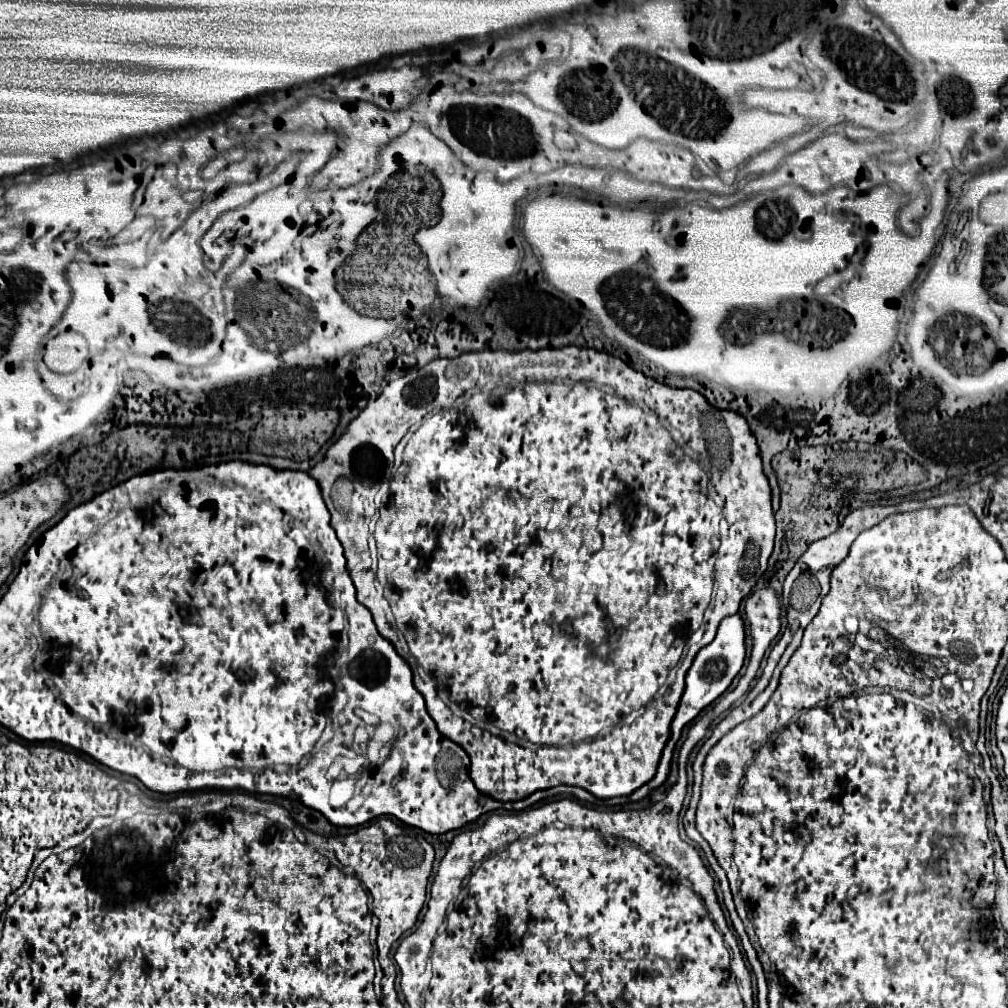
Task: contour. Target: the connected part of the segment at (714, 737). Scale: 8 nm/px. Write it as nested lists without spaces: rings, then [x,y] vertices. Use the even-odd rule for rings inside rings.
[[[744,705],[744,707],[734,707],[714,729],[712,729],[712,735],[706,739],[706,743],[700,747],[700,753],[698,753],[698,757],[696,757],[696,761],[694,761],[694,765],[702,765],[702,759],[704,759],[704,755],[708,753],[708,749],[720,739],[720,737],[724,737],[730,729],[734,729],[738,723],[742,723],[744,719],[748,719],[748,709],[746,709],[748,705]]]

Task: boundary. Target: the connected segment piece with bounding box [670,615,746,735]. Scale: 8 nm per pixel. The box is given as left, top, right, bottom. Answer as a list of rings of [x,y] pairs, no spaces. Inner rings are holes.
[[[732,615],[726,617],[720,627],[718,627],[718,635],[714,637],[712,643],[708,643],[706,647],[702,647],[692,663],[692,667],[686,673],[686,689],[684,695],[678,703],[676,715],[672,719],[670,725],[670,735],[680,735],[682,727],[686,723],[690,723],[704,707],[708,707],[714,699],[718,699],[732,683],[732,679],[738,675],[740,667],[744,665],[744,655],[746,655],[746,645],[744,645],[744,623],[740,619],[740,615]]]

